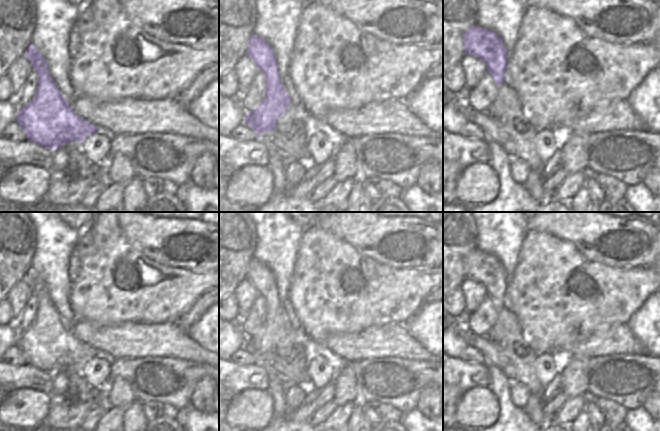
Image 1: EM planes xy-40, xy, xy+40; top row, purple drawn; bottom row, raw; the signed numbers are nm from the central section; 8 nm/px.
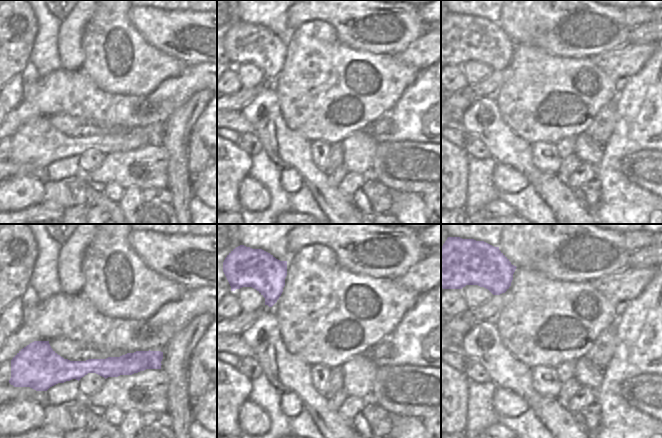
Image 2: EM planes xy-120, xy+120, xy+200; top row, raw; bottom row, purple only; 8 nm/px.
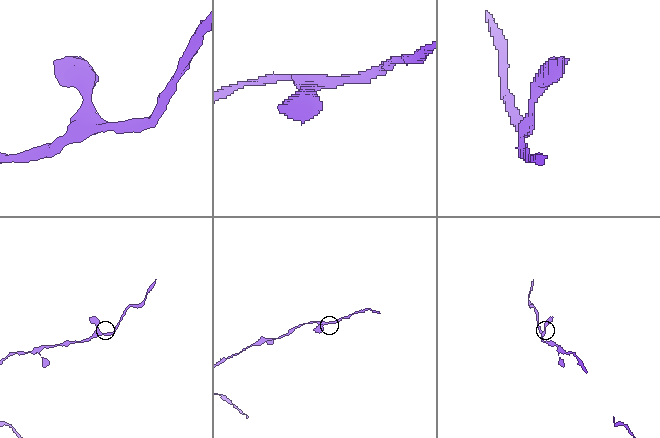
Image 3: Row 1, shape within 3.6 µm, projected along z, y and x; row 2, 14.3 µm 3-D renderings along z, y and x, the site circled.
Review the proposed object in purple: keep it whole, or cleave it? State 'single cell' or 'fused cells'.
single cell

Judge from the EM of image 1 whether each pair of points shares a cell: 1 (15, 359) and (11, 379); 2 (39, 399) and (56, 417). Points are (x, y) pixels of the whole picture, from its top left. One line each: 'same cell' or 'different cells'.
1: different cells
2: different cells

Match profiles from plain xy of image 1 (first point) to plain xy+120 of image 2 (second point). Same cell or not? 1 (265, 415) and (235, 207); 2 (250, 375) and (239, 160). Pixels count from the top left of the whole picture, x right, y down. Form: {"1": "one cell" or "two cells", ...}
{"1": "two cells", "2": "one cell"}

